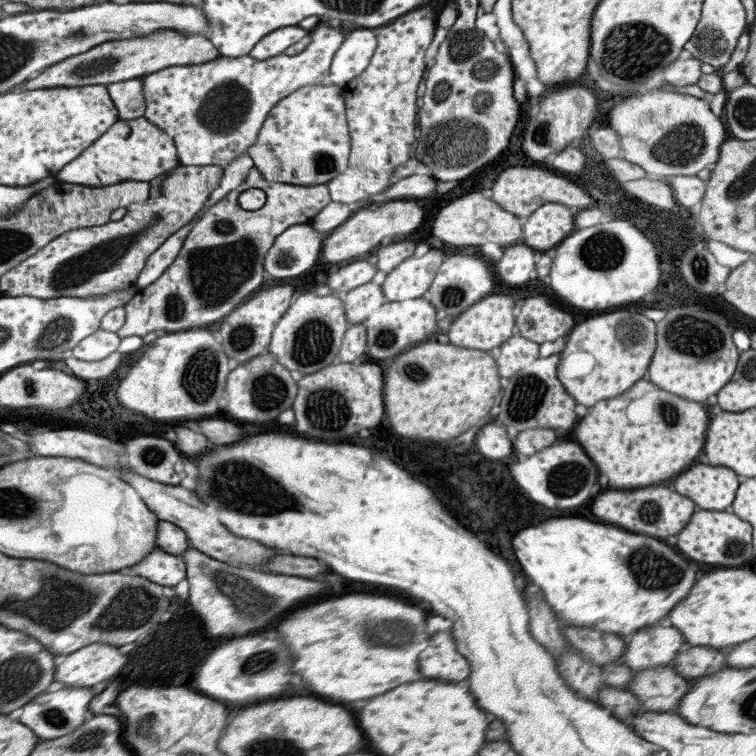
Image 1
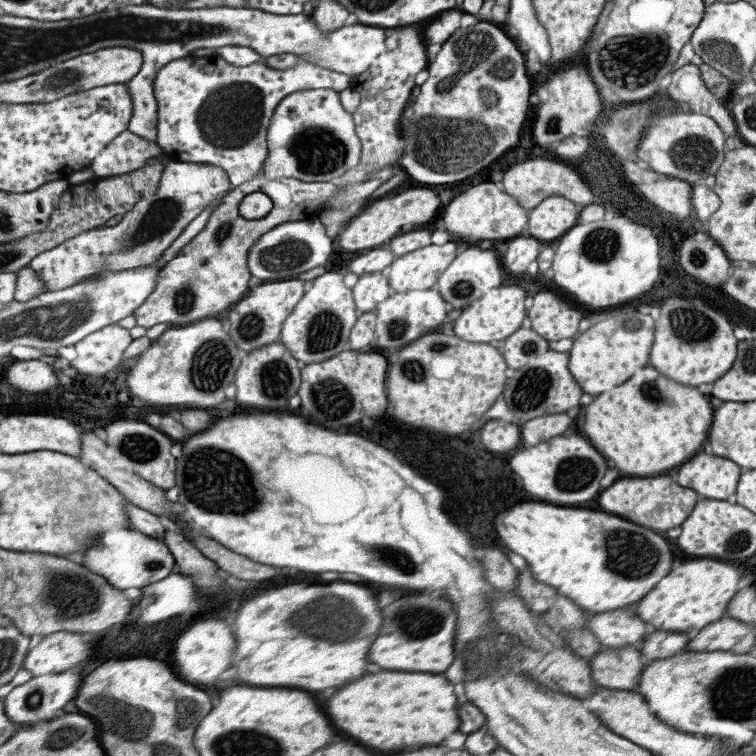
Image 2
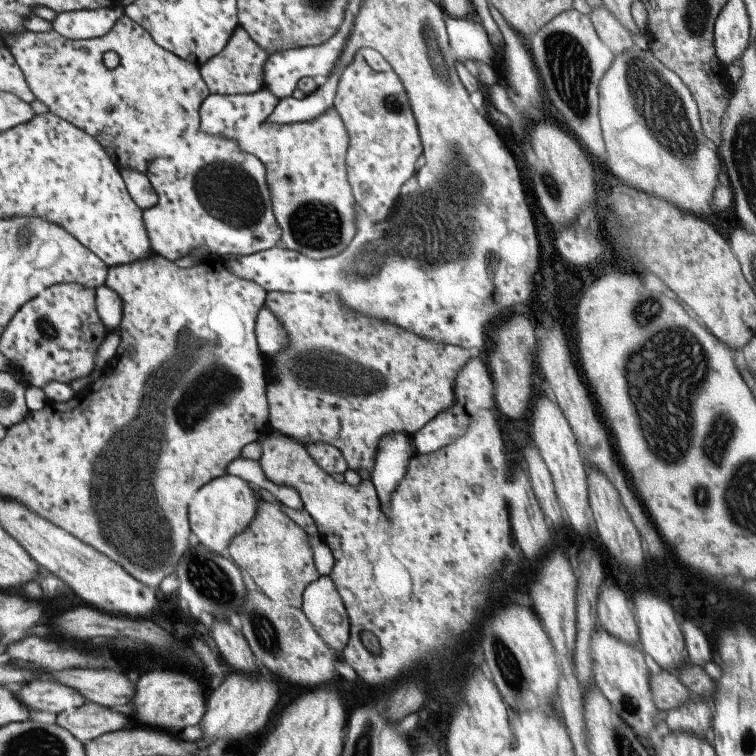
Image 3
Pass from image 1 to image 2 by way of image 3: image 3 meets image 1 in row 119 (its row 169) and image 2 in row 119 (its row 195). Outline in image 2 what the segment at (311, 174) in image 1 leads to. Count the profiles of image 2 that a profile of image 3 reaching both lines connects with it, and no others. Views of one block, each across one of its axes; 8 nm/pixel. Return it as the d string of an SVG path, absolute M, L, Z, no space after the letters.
M331 88L303 90L283 99L268 129L269 157L264 174L271 180L297 179L311 183L337 181L361 160L361 138L354 116L343 107L340 92Z

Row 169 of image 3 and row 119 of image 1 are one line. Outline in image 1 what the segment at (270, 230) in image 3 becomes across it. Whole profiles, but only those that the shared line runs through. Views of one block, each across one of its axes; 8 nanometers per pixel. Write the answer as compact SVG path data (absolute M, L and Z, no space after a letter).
M318 22L309 32L311 42L303 52L295 56L279 55L269 60L259 60L255 53L239 58L219 57L210 63L200 65L179 65L164 68L145 77L145 118L165 130L177 146L179 165L200 166L217 165L227 167L239 155L248 154L251 145L259 139L270 112L278 106L281 99L293 95L301 87L332 83L332 63L339 47L344 43L345 28L335 28L338 23Z

